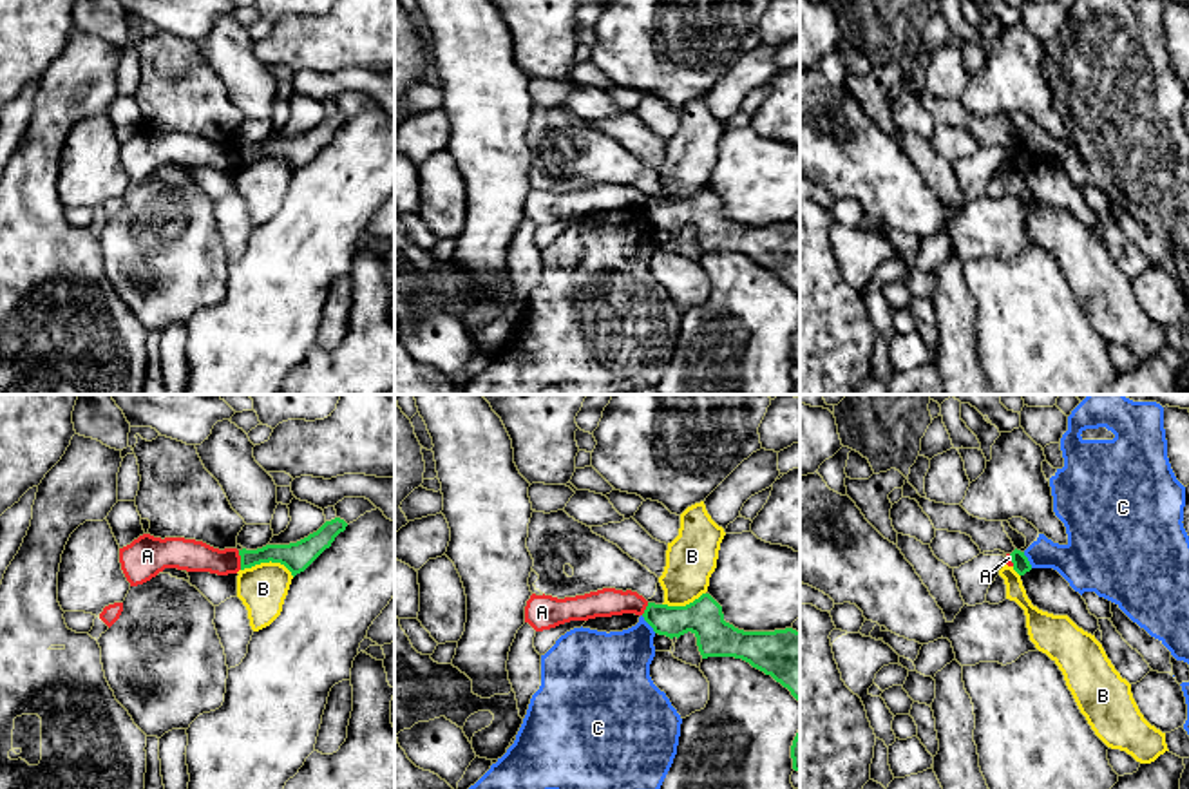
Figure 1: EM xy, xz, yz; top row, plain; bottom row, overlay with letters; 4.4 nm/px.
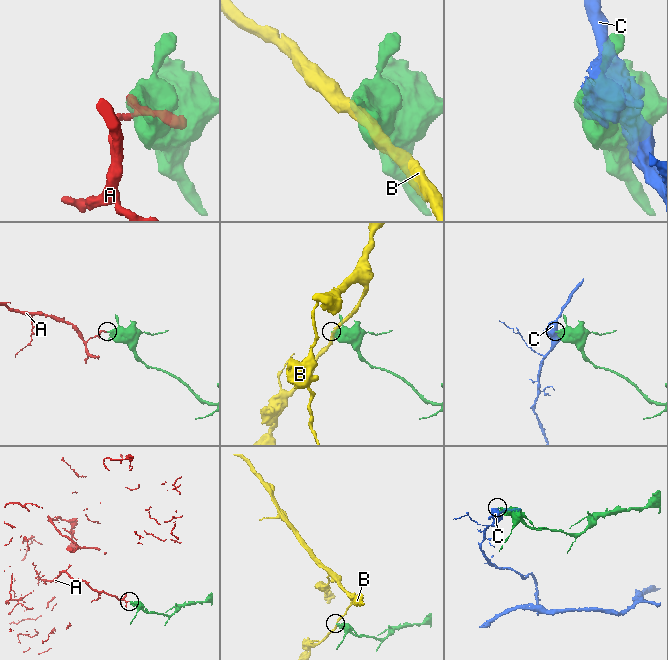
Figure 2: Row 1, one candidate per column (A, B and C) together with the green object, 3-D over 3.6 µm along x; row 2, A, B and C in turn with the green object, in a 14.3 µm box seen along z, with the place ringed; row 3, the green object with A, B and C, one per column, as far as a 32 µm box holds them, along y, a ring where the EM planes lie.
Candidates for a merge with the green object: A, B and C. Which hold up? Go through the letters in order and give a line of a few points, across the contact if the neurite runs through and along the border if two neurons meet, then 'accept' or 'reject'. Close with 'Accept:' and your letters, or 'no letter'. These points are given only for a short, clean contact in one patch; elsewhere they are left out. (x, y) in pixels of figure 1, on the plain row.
A: line xy (237, 145), (241, 163); reject
B: reject
C: line xz (641, 210), (656, 227); reject
Accept: no letter

